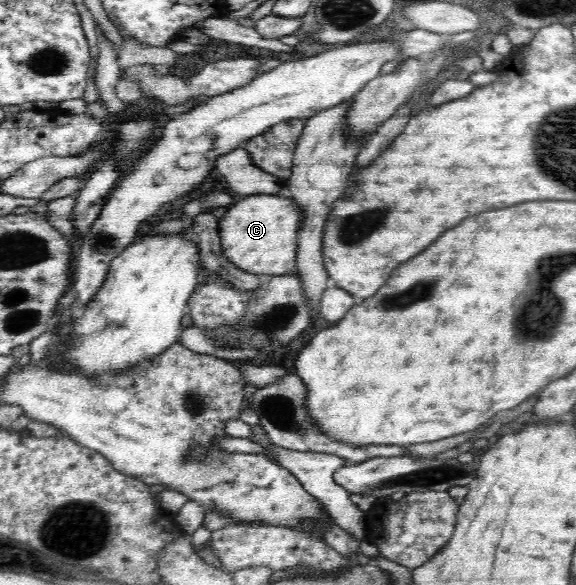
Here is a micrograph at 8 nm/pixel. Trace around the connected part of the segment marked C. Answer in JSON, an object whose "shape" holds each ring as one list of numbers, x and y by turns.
{"shape":[[287,192,256,194,241,197,220,218,218,228,222,236,222,250,230,262,245,272,258,275,279,276,296,270,298,231,304,216,300,206]]}

